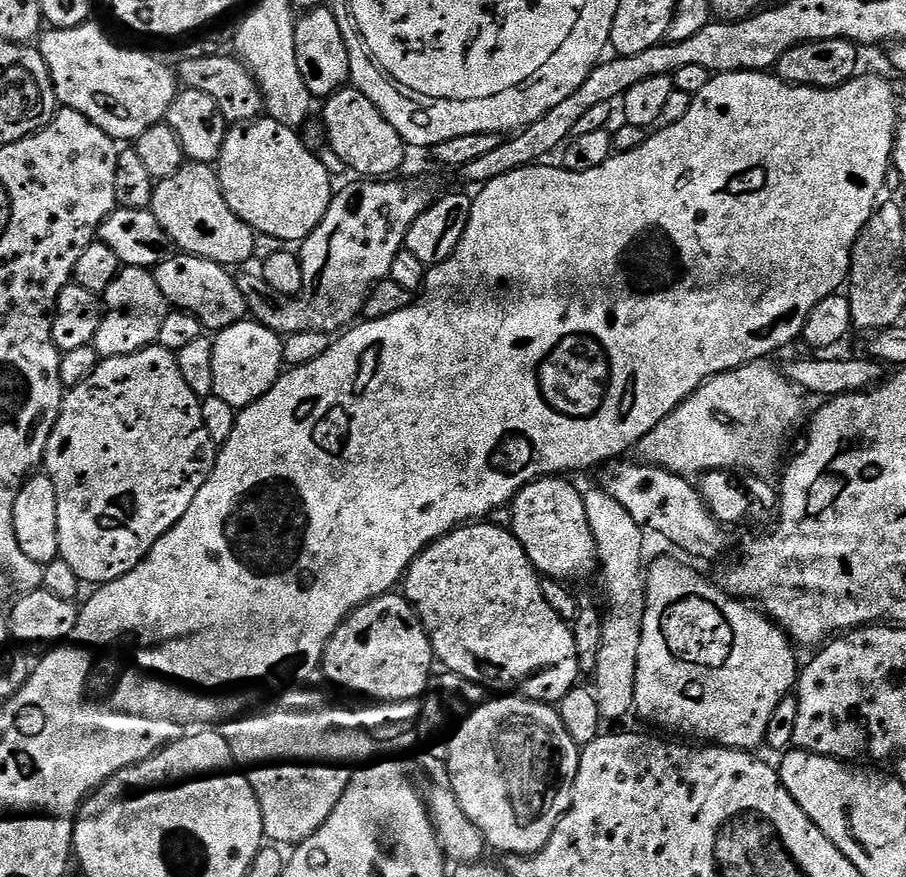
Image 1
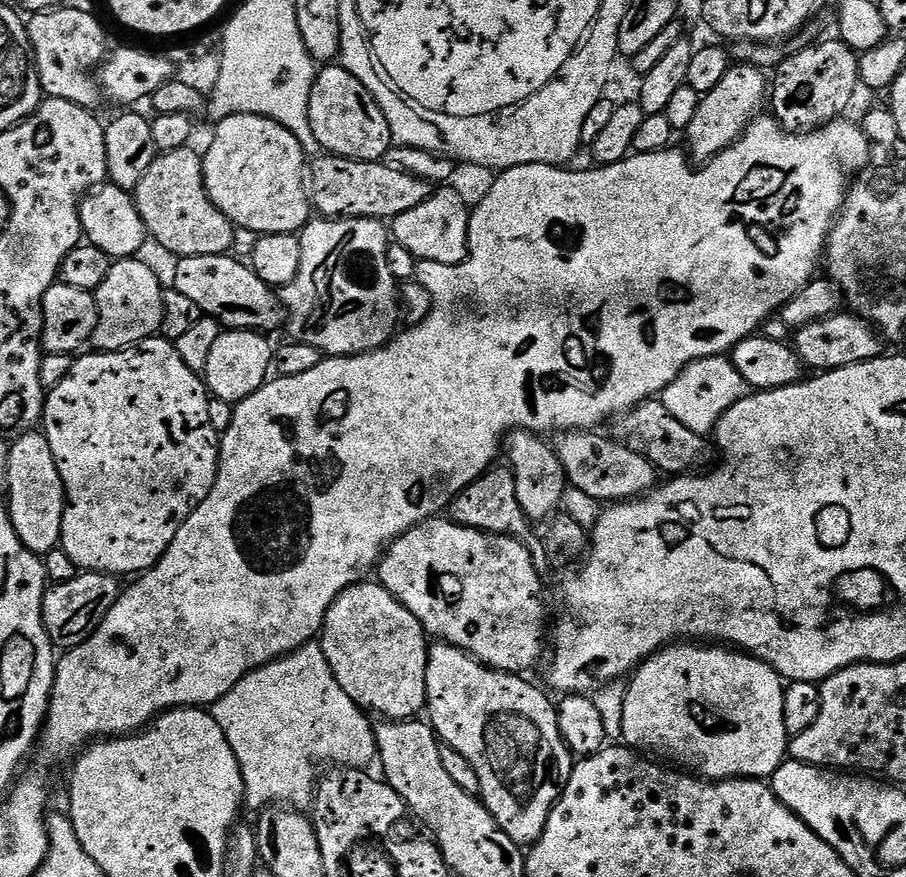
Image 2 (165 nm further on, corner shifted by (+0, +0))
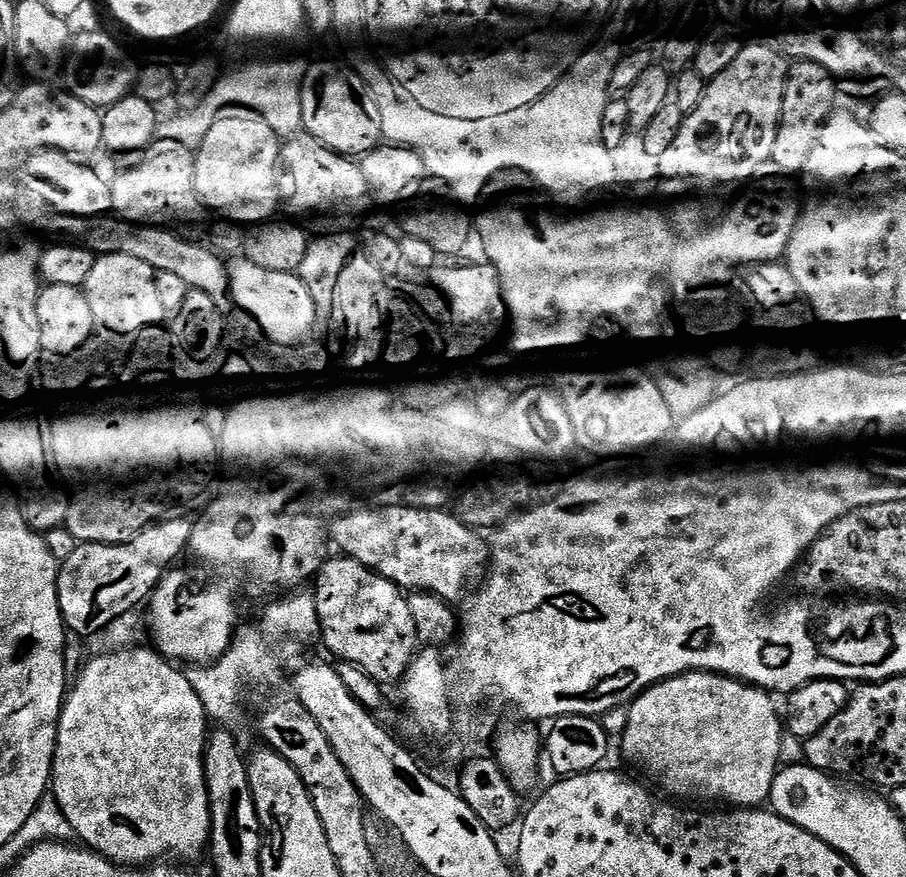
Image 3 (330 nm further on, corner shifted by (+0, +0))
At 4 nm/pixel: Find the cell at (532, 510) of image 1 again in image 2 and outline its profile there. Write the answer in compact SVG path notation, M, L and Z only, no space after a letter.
M517 430L508 433L502 448L508 452L510 471L514 480L514 487L517 491L518 503L528 519L532 522L542 522L549 519L550 514L555 513L564 503L564 490L566 477L564 467L558 458L555 447L548 444L543 435L535 432Z

